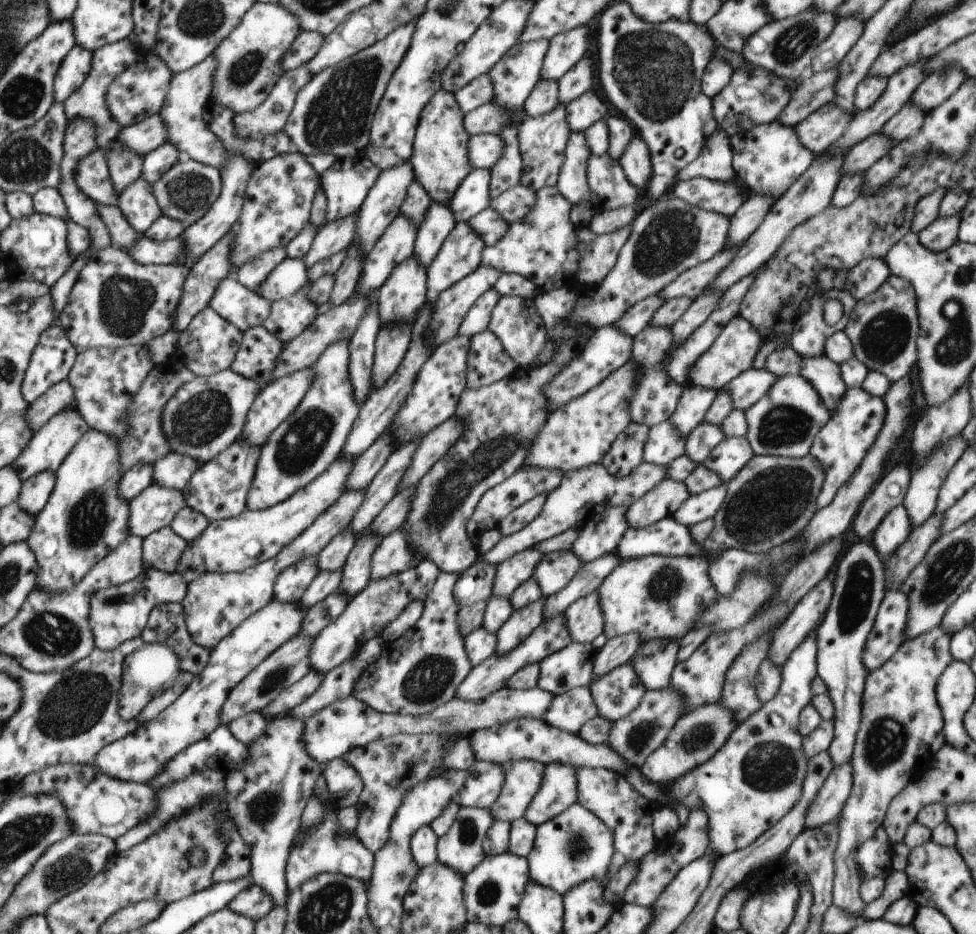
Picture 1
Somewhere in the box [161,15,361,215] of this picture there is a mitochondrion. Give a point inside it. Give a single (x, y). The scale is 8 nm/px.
(251, 63)

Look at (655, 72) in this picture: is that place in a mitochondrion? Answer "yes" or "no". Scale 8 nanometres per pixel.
yes

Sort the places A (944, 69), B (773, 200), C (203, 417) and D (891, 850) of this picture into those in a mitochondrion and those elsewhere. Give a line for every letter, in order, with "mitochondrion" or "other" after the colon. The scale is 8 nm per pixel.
A: other
B: other
C: mitochondrion
D: other

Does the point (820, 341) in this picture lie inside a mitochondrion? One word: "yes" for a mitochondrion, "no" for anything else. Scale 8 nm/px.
no

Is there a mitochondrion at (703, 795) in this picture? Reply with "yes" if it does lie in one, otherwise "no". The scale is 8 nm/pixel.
no

